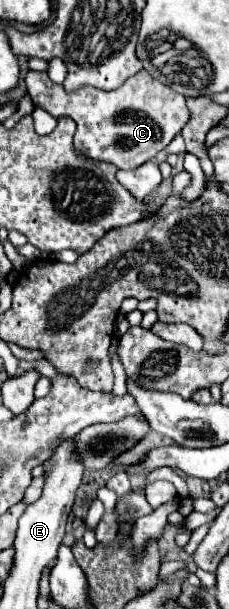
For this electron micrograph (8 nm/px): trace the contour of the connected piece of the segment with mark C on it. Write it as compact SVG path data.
M144 69L128 77L114 91L98 91L94 87L82 87L74 93L64 91L48 79L46 73L28 71L26 87L36 107L46 109L54 117L72 117L76 123L74 147L90 159L106 161L118 169L136 169L142 163L156 157L176 133L182 131L190 113L186 109L186 97L174 93L170 87L162 85L158 79L150 77Z

